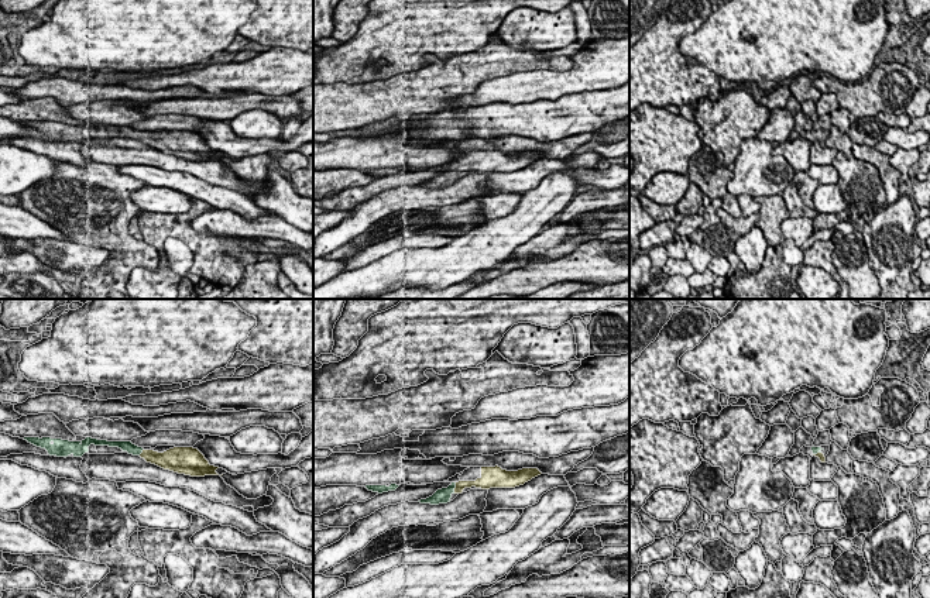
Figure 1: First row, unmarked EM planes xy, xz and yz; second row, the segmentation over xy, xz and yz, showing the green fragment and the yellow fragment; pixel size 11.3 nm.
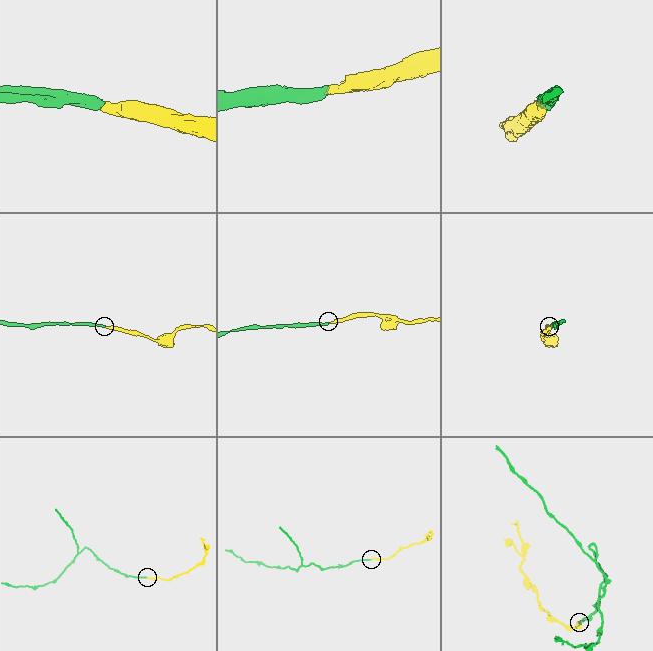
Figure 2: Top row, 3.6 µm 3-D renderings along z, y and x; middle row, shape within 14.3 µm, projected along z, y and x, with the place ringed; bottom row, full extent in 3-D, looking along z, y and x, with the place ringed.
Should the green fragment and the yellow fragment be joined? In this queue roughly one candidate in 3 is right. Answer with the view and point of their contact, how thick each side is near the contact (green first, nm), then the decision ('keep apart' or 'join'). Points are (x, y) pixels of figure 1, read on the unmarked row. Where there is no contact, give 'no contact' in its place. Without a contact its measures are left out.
contact xz (455, 171); calibres 170 and 120 nm; join

